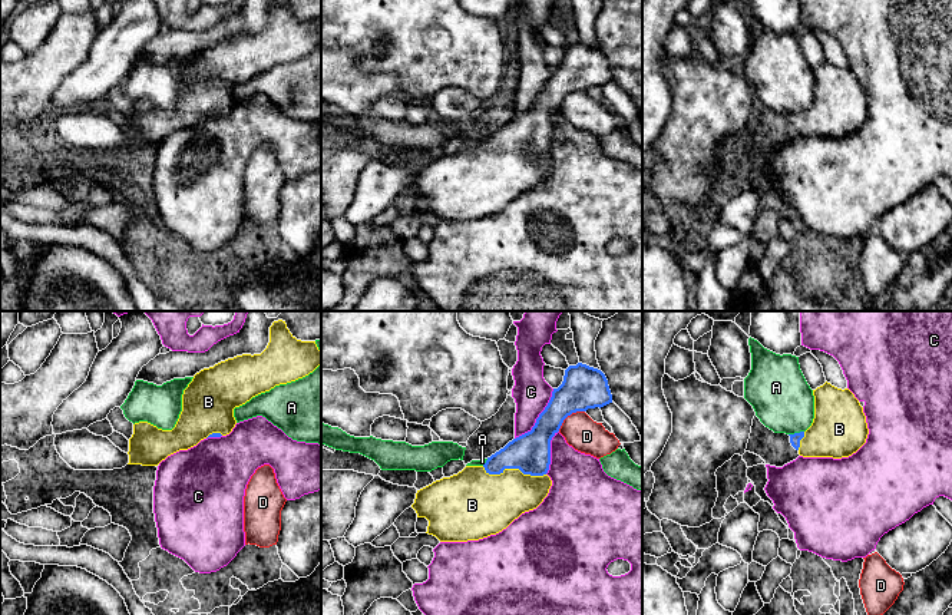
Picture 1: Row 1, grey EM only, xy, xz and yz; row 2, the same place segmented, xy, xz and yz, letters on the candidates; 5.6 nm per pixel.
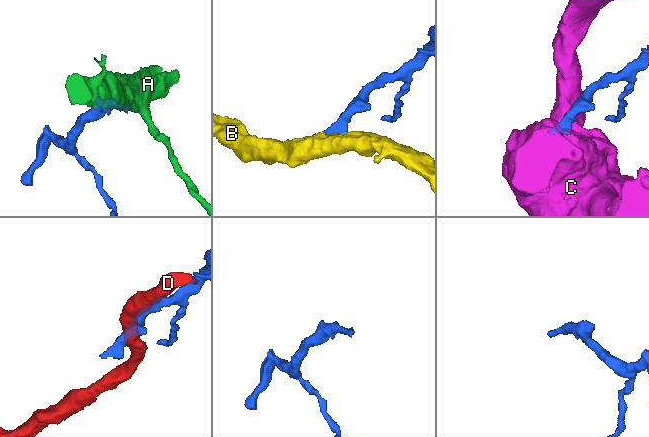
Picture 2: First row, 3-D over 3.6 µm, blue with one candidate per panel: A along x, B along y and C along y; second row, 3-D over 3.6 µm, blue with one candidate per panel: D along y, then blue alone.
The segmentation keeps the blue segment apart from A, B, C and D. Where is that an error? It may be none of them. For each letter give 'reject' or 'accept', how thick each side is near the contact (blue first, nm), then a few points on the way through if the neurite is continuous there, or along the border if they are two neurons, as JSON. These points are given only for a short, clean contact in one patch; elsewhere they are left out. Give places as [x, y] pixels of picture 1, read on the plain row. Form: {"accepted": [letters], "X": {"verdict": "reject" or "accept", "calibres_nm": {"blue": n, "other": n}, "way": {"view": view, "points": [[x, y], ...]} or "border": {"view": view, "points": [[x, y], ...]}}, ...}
{"accepted": ["B"], "A": {"verdict": "reject", "calibres_nm": {"blue": 60, "other": 340}}, "B": {"verdict": "accept", "calibres_nm": {"blue": 220, "other": 340}, "way": {"view": "xz", "points": [[531, 132], [513, 146], [513, 156], [488, 182]]}}, "C": {"verdict": "reject", "calibres_nm": {"blue": 220, "other": 200}}, "D": {"verdict": "reject", "calibres_nm": {"blue": 240, "other": 190}, "border": {"view": "xz", "points": [[584, 89], [571, 92], [558, 109]]}}}

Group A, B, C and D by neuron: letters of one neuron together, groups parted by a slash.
A / B / C / D

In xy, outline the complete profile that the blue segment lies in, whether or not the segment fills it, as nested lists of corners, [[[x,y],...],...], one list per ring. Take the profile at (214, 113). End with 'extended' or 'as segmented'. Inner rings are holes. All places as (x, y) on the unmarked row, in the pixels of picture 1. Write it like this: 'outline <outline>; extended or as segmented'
outline [[[274,0],[270,6],[270,22],[261,33],[242,33],[196,52],[182,73],[182,90],[172,109],[162,109],[148,100],[133,103],[129,118],[129,142],[158,145],[168,135],[188,129],[206,116],[221,116],[237,103],[234,87],[252,76],[270,70],[313,52],[321,43],[321,30],[315,20],[297,19],[285,0]]]; extended

